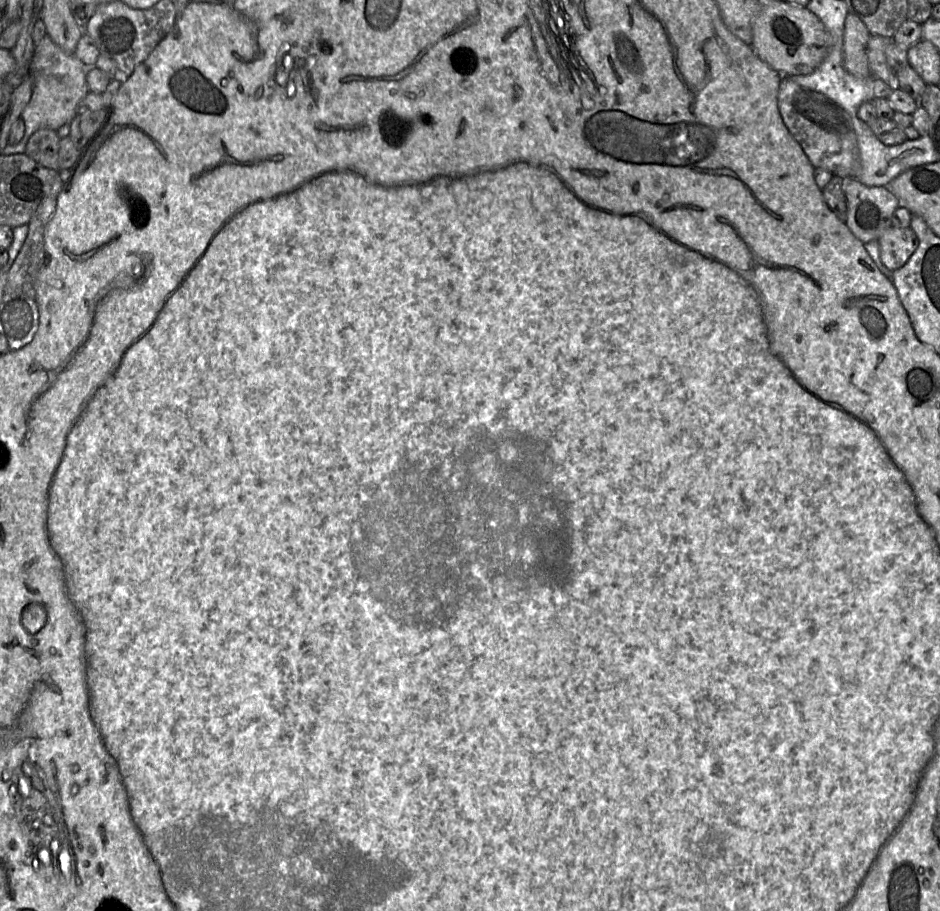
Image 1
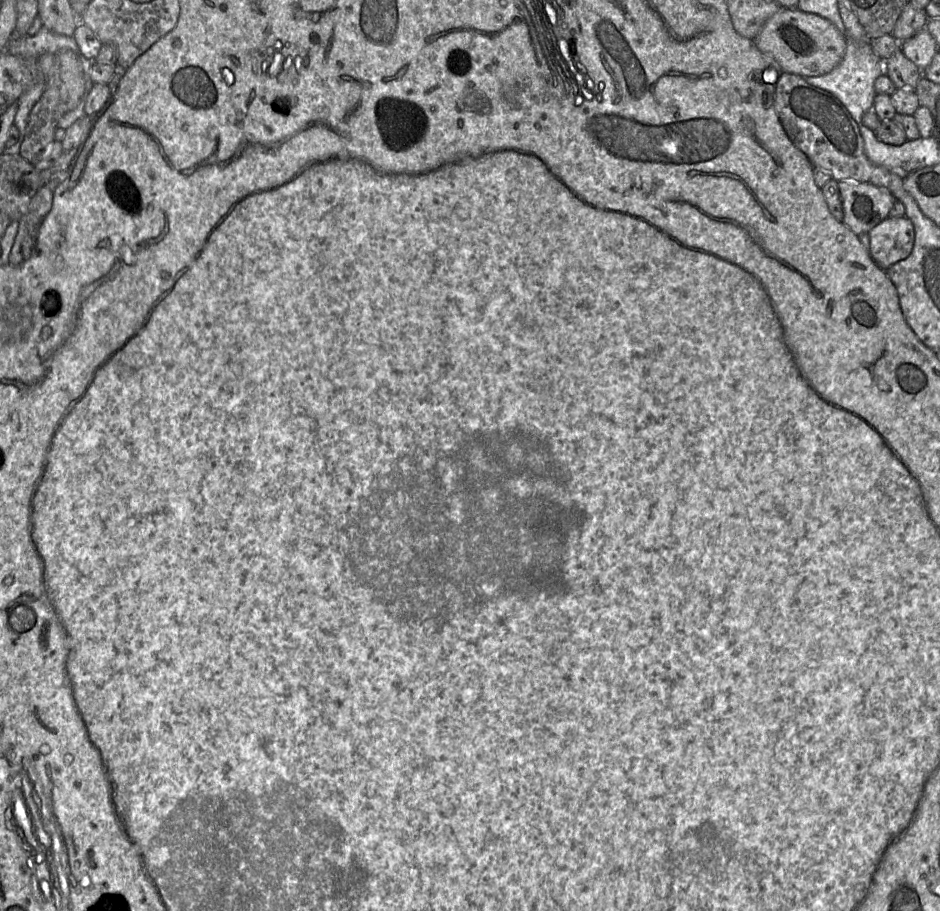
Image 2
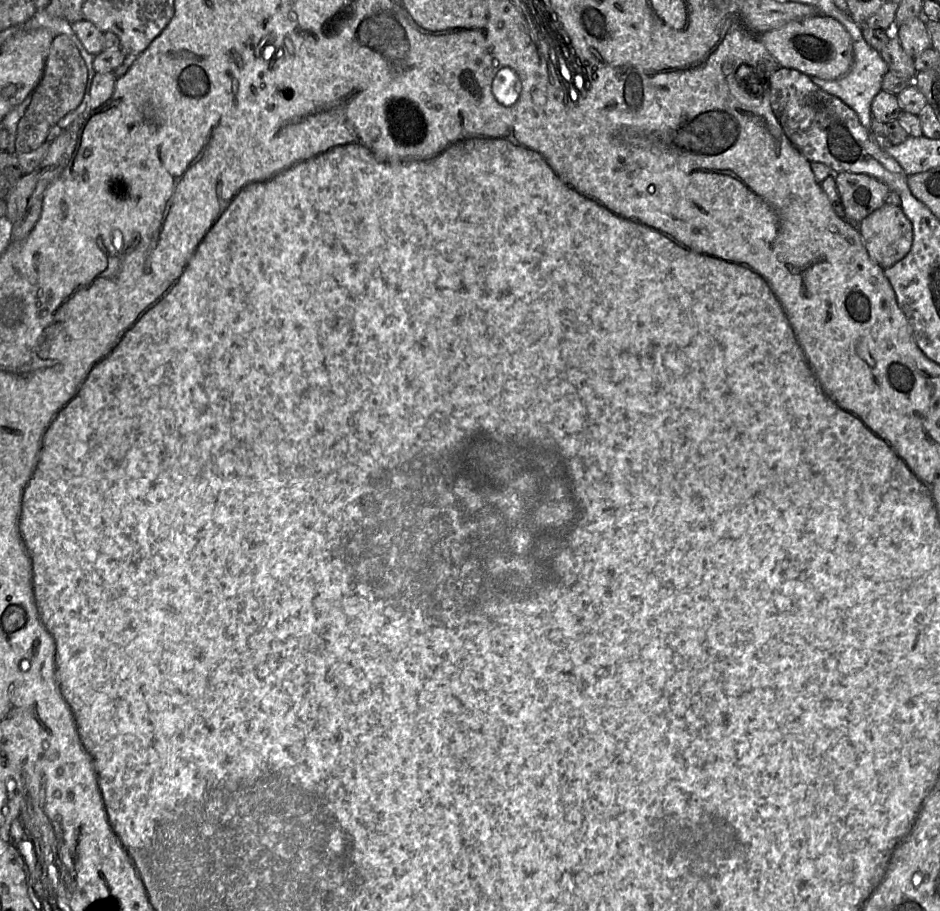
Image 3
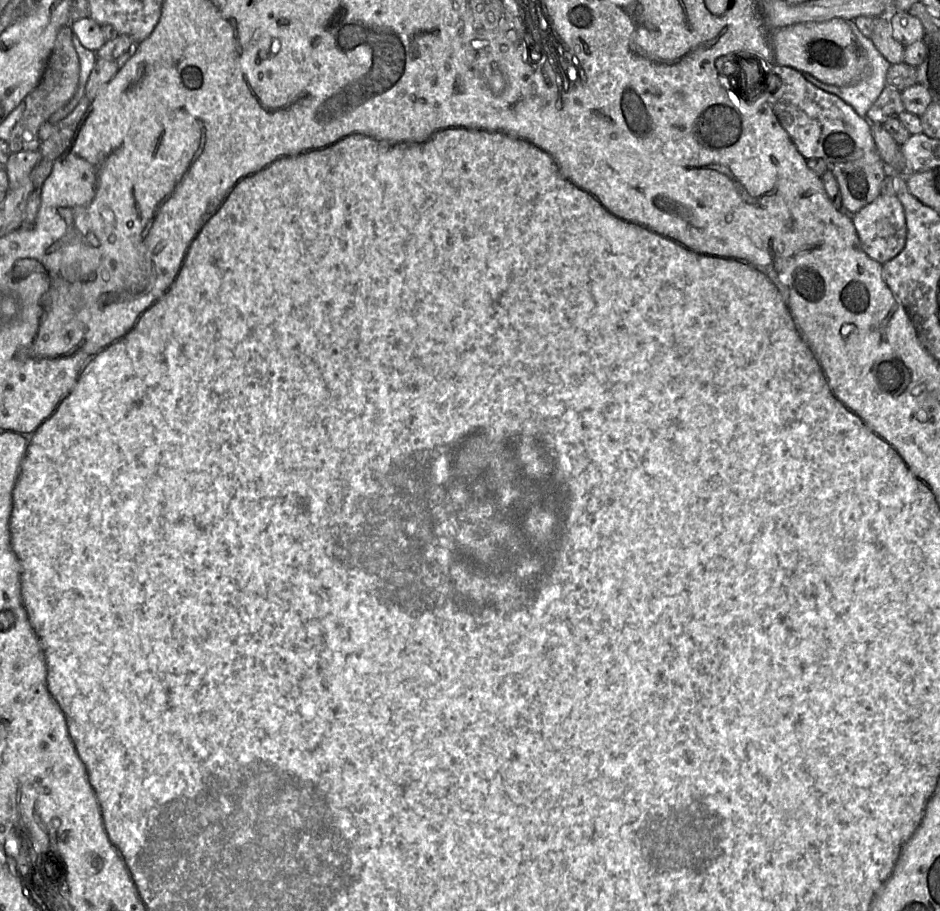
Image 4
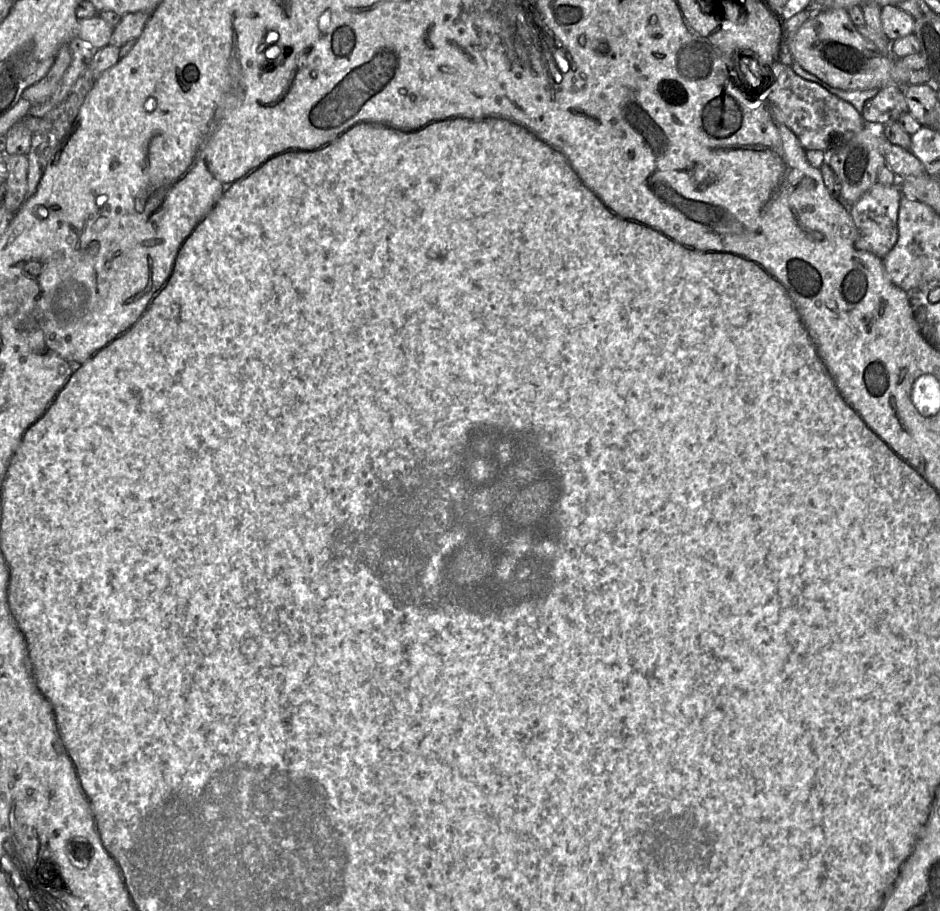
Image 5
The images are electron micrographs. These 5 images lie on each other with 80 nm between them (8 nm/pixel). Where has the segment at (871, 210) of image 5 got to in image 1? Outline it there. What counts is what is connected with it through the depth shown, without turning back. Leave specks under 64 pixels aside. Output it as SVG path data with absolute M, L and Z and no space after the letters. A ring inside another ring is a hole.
M889 227L877 240L880 258L890 271L901 268L918 246L918 238L910 228Z

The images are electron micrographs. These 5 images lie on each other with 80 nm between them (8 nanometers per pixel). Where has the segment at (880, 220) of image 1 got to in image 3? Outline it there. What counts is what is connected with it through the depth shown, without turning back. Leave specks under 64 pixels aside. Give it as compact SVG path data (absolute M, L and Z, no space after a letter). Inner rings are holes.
M850 172L834 174L845 216L854 227L885 204L886 184L865 175Z

